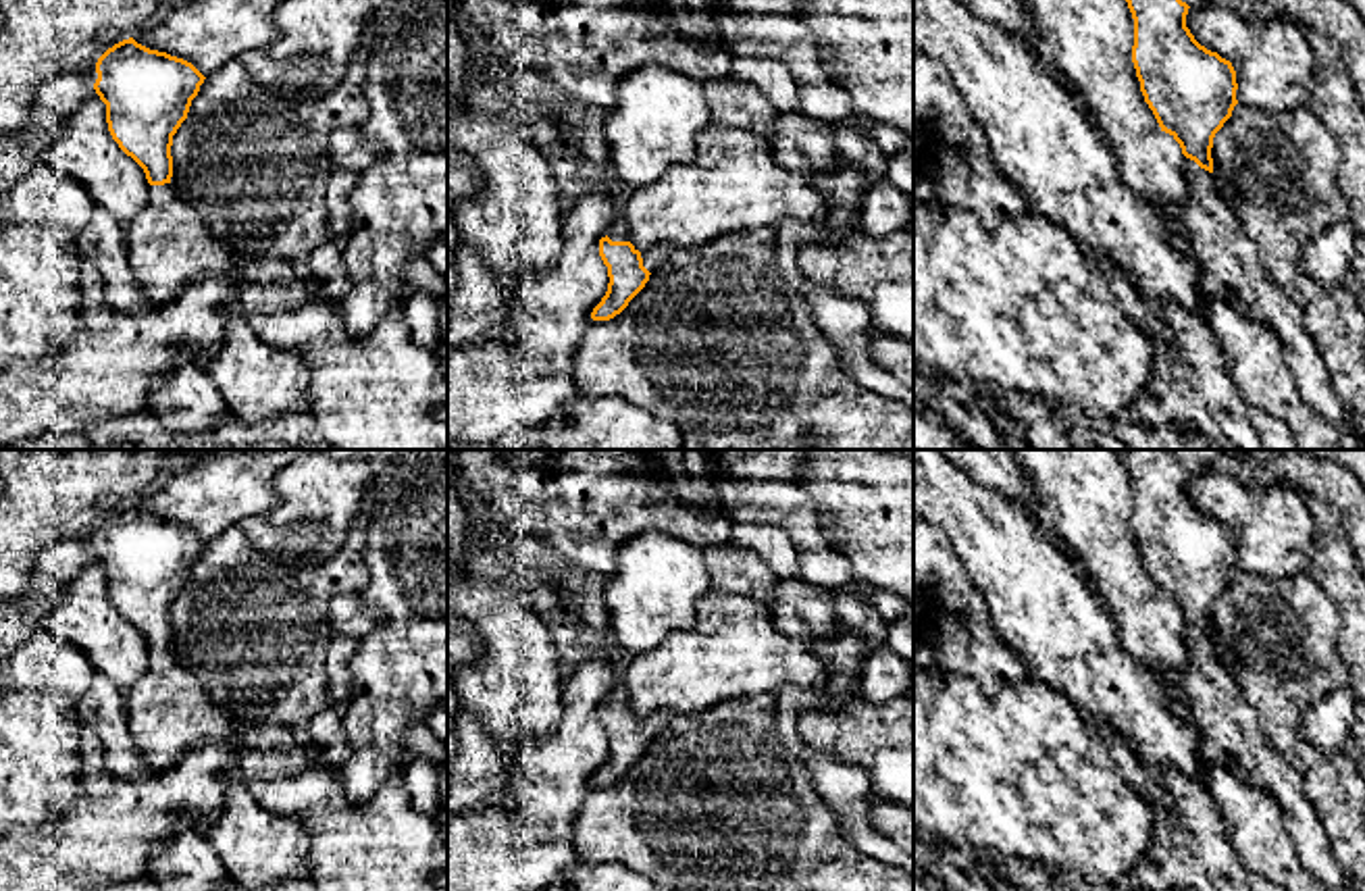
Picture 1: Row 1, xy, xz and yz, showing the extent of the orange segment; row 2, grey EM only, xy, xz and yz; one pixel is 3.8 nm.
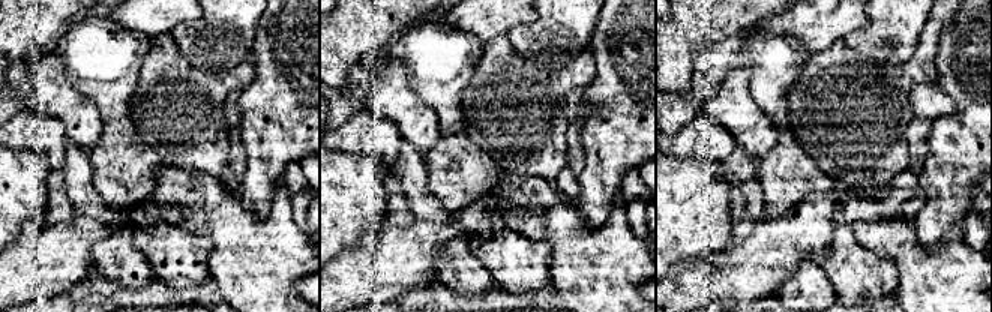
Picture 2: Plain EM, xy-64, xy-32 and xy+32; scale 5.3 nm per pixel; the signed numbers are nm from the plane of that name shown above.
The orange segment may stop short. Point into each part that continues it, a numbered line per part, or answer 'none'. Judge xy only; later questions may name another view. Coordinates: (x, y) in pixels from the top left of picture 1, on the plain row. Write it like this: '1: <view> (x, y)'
1: xy (169, 715)

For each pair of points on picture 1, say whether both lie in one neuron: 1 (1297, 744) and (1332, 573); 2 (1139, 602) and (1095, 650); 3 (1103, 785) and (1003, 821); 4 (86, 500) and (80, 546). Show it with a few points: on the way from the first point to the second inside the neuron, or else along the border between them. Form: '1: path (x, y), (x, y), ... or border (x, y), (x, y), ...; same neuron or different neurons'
1: border (1307, 571), (1336, 606), (1338, 642); different neurons
2: border (1091, 586), (1114, 625), (1116, 642), (1145, 667); different neurons
3: path (1078, 800), (1028, 800); same neuron
4: border (94, 527), (55, 540), (38, 556); different neurons

